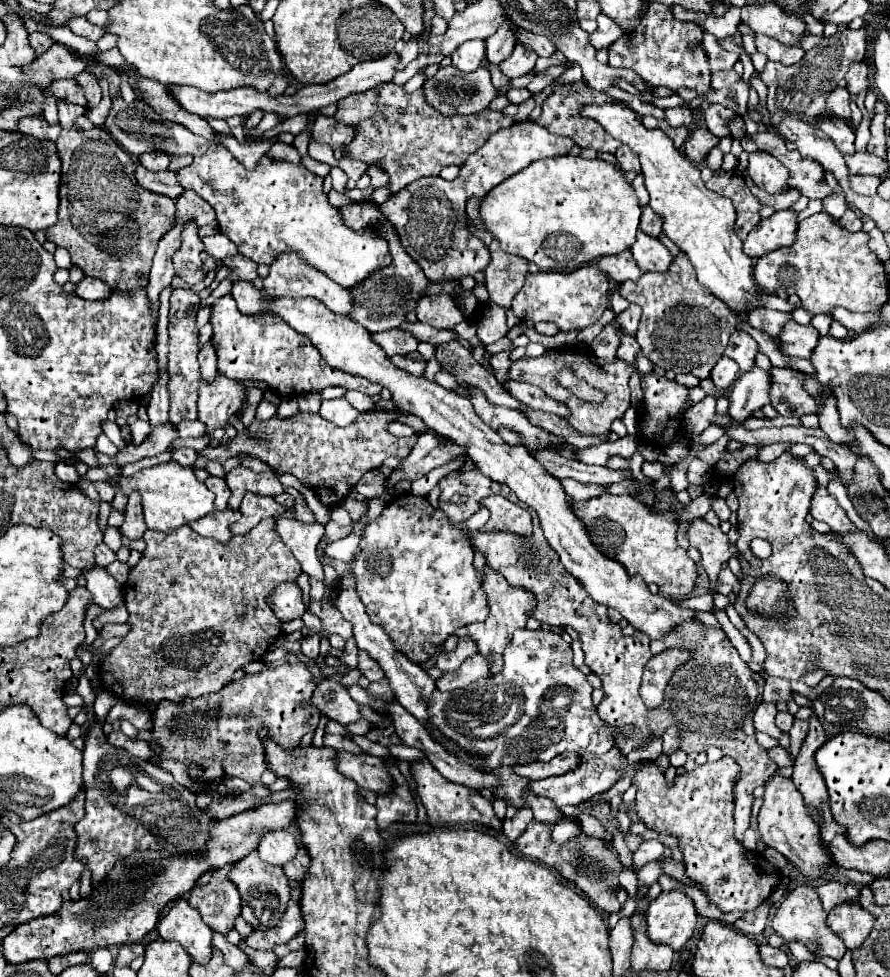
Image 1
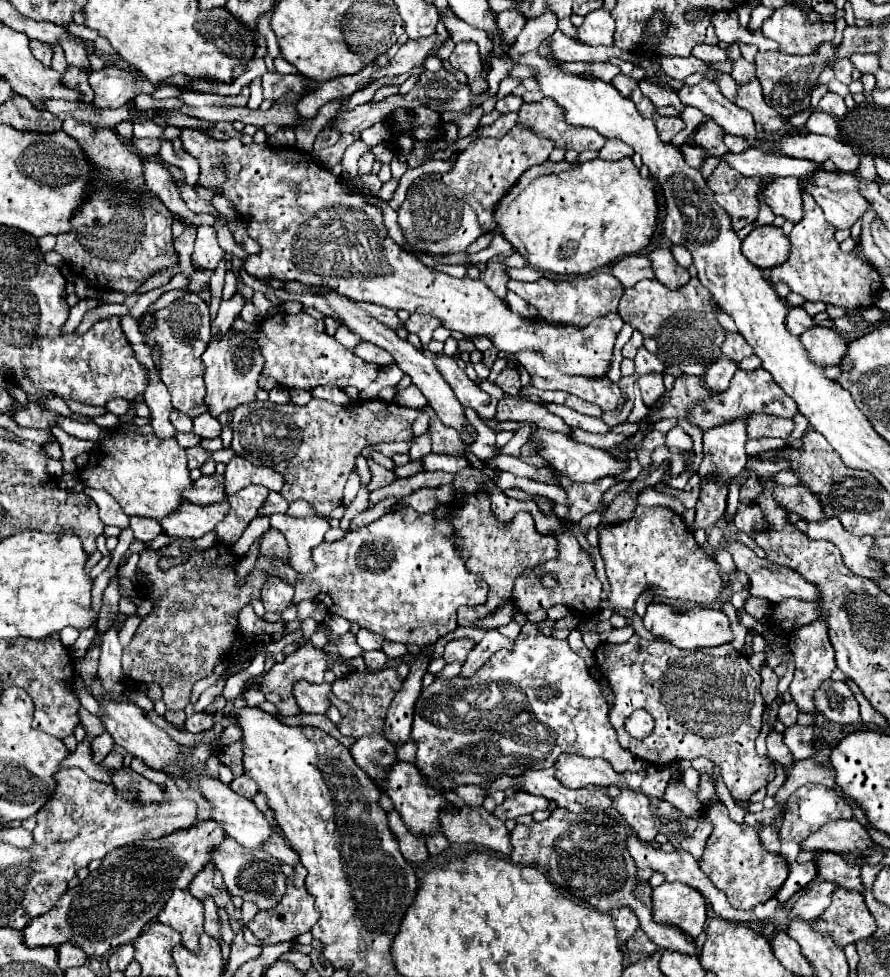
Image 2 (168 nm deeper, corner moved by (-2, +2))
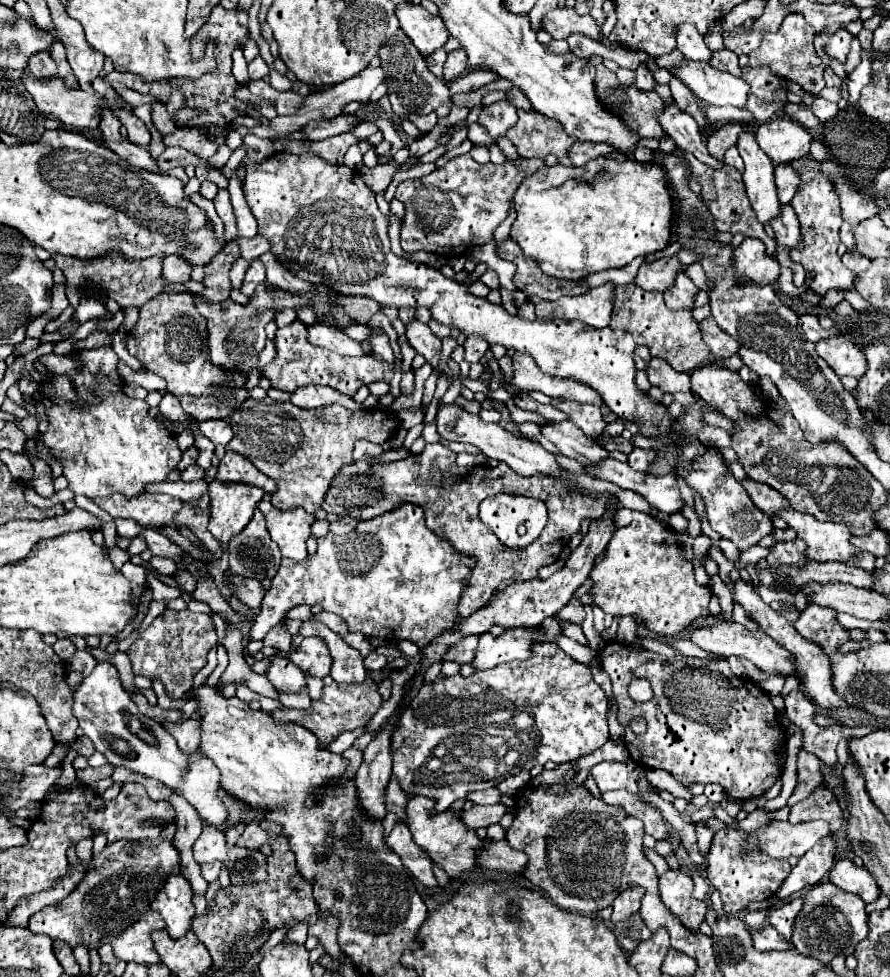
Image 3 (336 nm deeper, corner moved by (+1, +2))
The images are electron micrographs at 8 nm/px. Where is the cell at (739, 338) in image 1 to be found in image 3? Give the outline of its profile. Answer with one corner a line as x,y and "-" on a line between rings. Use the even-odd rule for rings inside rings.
713,317
701,321
701,329
703,329
703,341
709,345
715,359
729,359
739,351
741,345
729,333
725,333

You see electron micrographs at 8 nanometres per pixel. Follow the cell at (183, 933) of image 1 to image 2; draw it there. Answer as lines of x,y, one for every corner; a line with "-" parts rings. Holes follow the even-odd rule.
174,889
172,897
166,901
156,919
176,929
182,935
182,945
186,949
198,951
198,937
204,933
204,909
202,903
188,893
188,889

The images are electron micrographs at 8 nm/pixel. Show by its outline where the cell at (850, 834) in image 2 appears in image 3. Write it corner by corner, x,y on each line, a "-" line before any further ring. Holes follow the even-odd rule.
773,821
751,835
753,845
769,853
769,857
787,859
791,855
803,857
815,843
831,835
831,829
827,821
809,821
801,825
789,825
789,821

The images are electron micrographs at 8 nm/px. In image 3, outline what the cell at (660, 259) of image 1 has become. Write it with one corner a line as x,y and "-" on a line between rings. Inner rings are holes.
677,273
673,287
665,291
665,303
669,305
669,309
683,309
683,307
693,309
695,293
697,293
695,283
685,273

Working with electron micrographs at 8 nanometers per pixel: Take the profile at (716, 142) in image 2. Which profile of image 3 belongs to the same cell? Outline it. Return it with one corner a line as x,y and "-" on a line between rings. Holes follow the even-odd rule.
725,123
723,127
715,129
715,131
709,135
709,139
707,139
707,149
709,149
709,153
711,153
713,157
717,157
717,159
723,159
725,149
729,149
731,145
735,145
739,133
743,133
743,131
749,131
749,127
739,125
739,123

